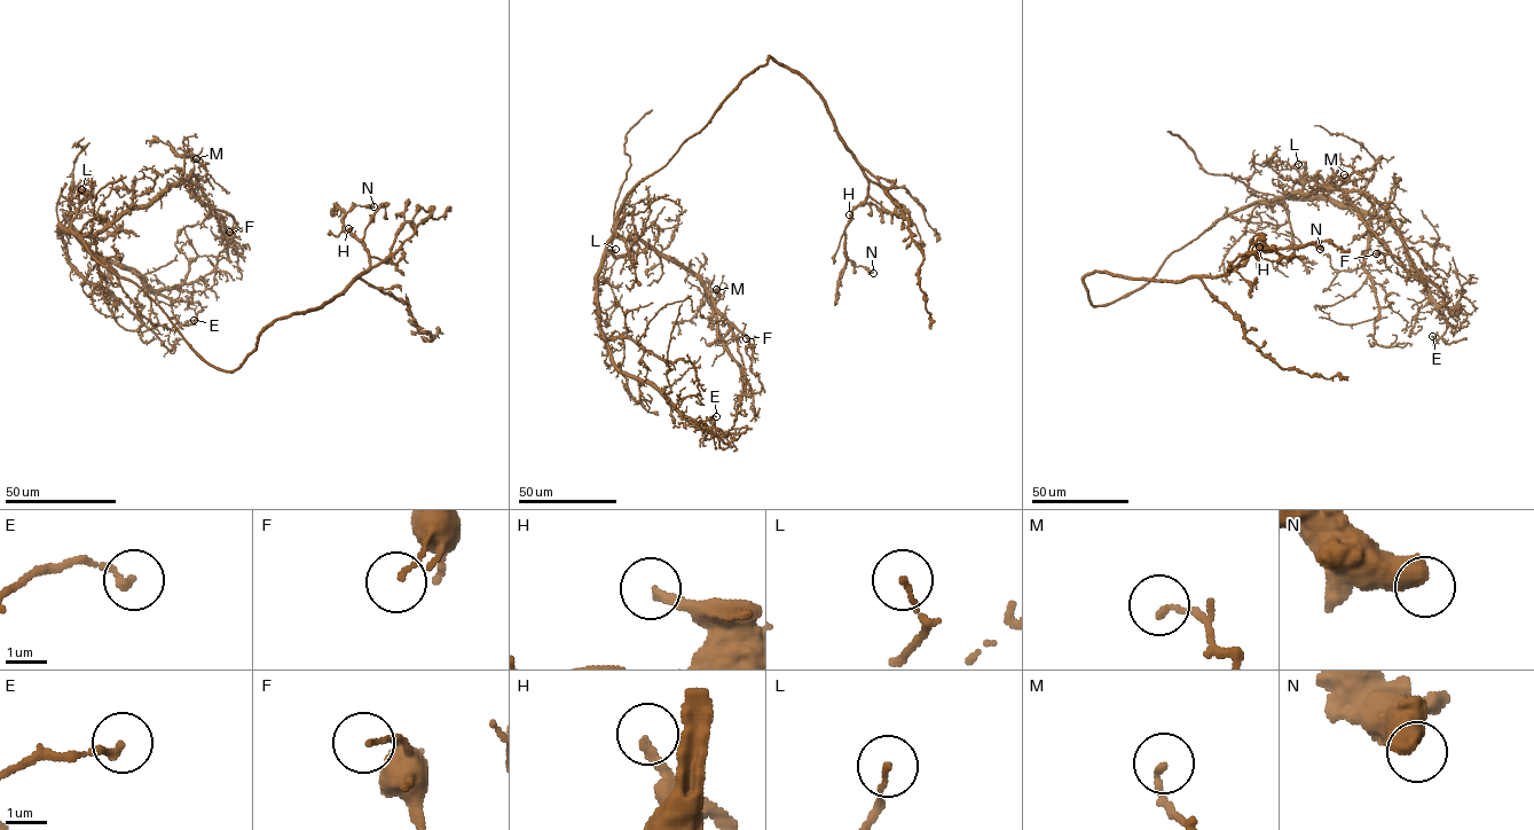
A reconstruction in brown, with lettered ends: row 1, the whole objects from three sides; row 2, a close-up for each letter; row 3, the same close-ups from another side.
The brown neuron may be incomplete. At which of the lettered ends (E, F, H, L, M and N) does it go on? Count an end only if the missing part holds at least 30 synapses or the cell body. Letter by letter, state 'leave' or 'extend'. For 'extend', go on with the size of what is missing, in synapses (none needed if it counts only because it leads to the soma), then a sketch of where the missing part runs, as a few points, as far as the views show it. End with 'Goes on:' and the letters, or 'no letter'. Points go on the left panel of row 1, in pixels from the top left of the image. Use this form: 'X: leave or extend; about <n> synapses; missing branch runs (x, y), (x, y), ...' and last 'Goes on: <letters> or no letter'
E: leave
F: leave
H: leave
L: leave
M: leave
N: leave
Goes on: no letter

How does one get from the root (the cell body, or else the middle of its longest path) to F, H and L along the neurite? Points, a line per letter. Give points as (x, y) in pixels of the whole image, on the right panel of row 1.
F: (1157, 272), (1240, 209), (1322, 187), (1345, 195), (1390, 252), (1376, 253)
H: (1157, 272), (1132, 292), (1095, 306), (1084, 281), (1094, 271), (1178, 282), (1212, 278), (1235, 271), (1259, 247)
L: (1157, 272), (1171, 253), (1226, 216), (1245, 206), (1289, 195), (1300, 178), (1298, 164)

